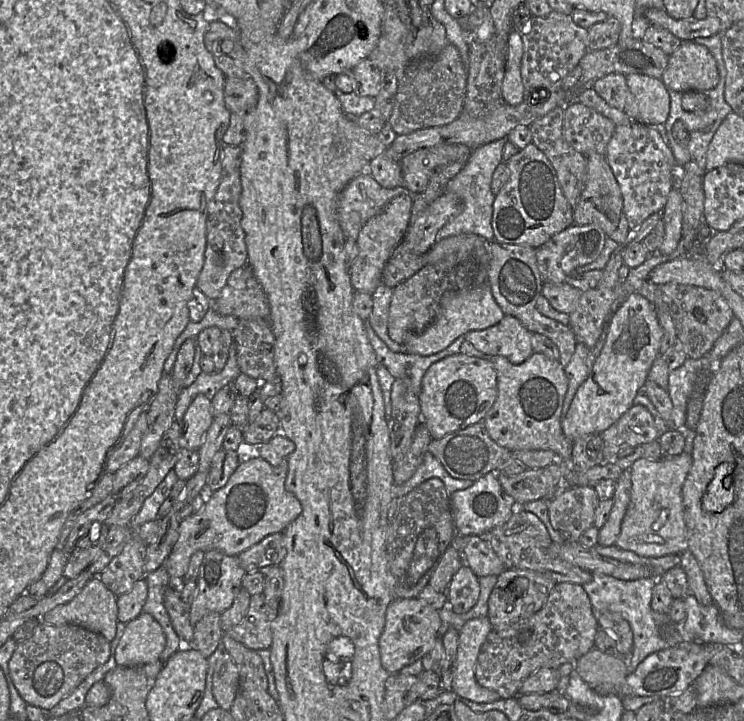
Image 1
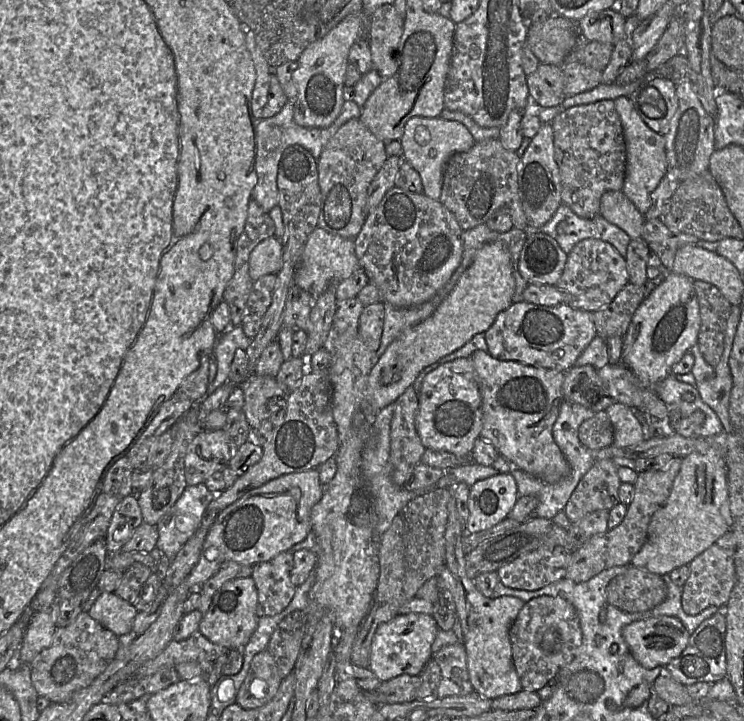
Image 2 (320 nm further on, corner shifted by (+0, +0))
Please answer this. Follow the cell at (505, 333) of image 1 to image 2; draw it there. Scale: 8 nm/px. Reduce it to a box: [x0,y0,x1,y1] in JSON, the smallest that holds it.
[484,301,596,372]

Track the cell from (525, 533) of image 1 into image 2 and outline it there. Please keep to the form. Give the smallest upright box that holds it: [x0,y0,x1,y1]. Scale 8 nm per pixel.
[606,566,667,613]

